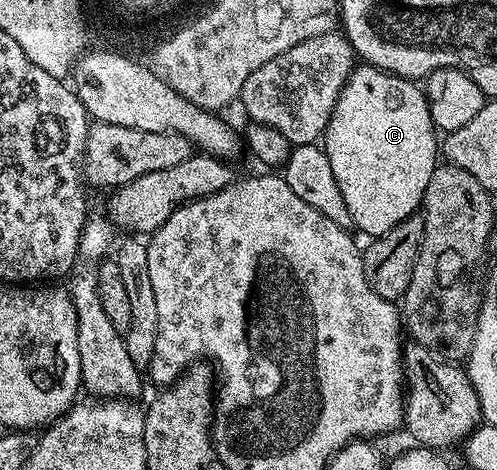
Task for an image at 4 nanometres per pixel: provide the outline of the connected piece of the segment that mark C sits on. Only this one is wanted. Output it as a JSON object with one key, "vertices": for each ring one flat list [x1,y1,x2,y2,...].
{"vertices":[[366,63,354,67,353,73,347,78,347,82,335,102,335,110,325,127,323,147,327,154,327,162,331,162,331,174,335,174,335,182,339,186,339,194,343,194,343,202,347,202,347,210,353,219,352,227,354,229,358,228,361,232,366,232,366,237,369,238,387,234,387,230,391,230,391,226,403,222,403,218,414,215,422,207,425,191,427,190,427,182,431,182,431,174,436,170,439,163,439,132,438,129,433,127,431,110,429,109,429,103,425,101,424,91,414,81,406,77,384,72,382,68,375,68,372,64]]}

